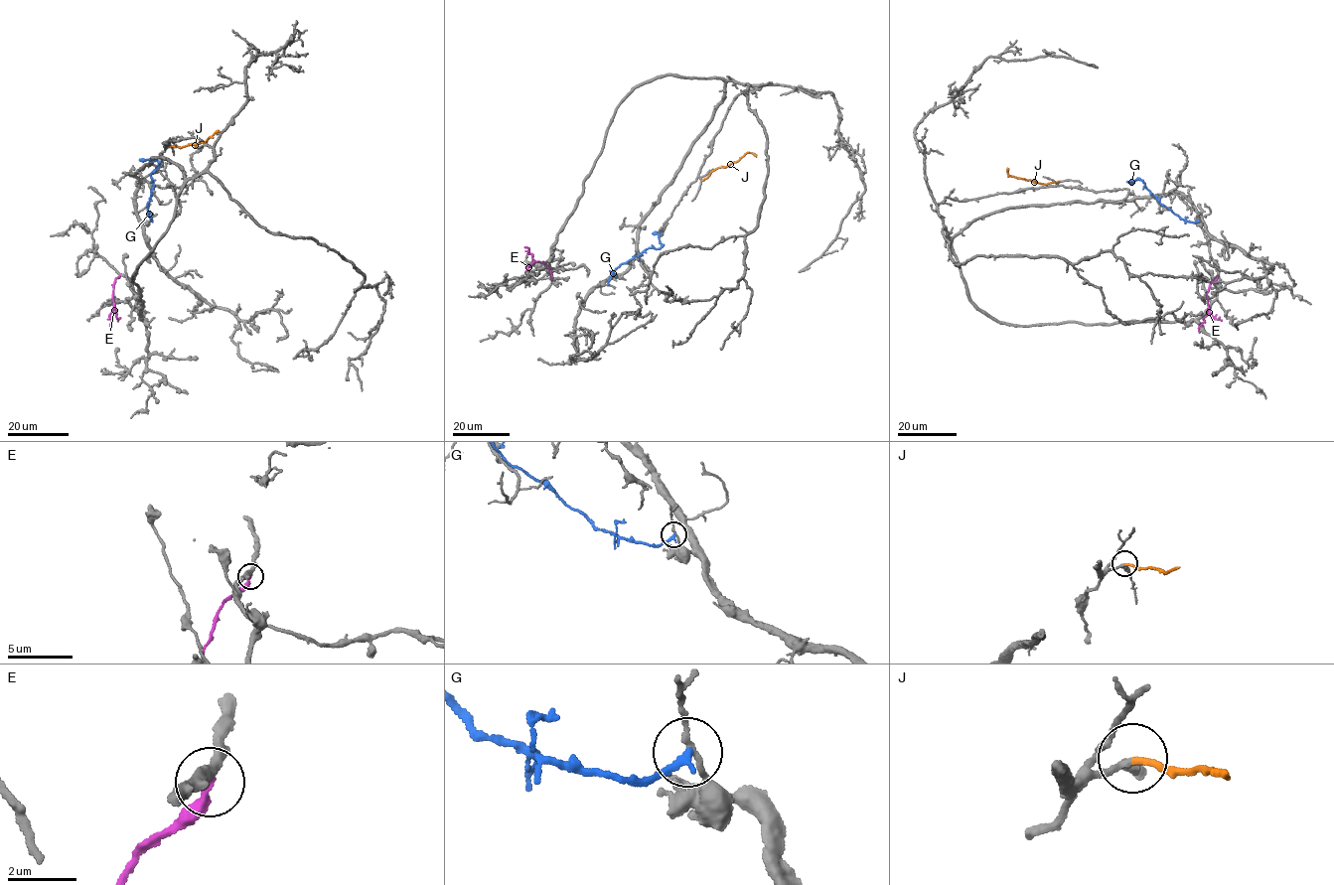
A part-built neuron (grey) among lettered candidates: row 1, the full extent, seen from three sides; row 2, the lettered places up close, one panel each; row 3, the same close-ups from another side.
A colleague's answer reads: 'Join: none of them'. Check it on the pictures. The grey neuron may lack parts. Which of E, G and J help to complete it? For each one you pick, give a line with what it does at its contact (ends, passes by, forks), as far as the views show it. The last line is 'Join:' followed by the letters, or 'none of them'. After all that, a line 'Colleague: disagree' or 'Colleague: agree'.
J: it ends
Join: J
Colleague: disagree

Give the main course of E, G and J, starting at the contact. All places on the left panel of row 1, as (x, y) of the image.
E: (119, 275), (114, 280), (109, 326)
G: (151, 220), (147, 208), (153, 187), (151, 174), (159, 164), (139, 159)
J: (171, 145), (181, 148), (206, 142), (220, 131)

